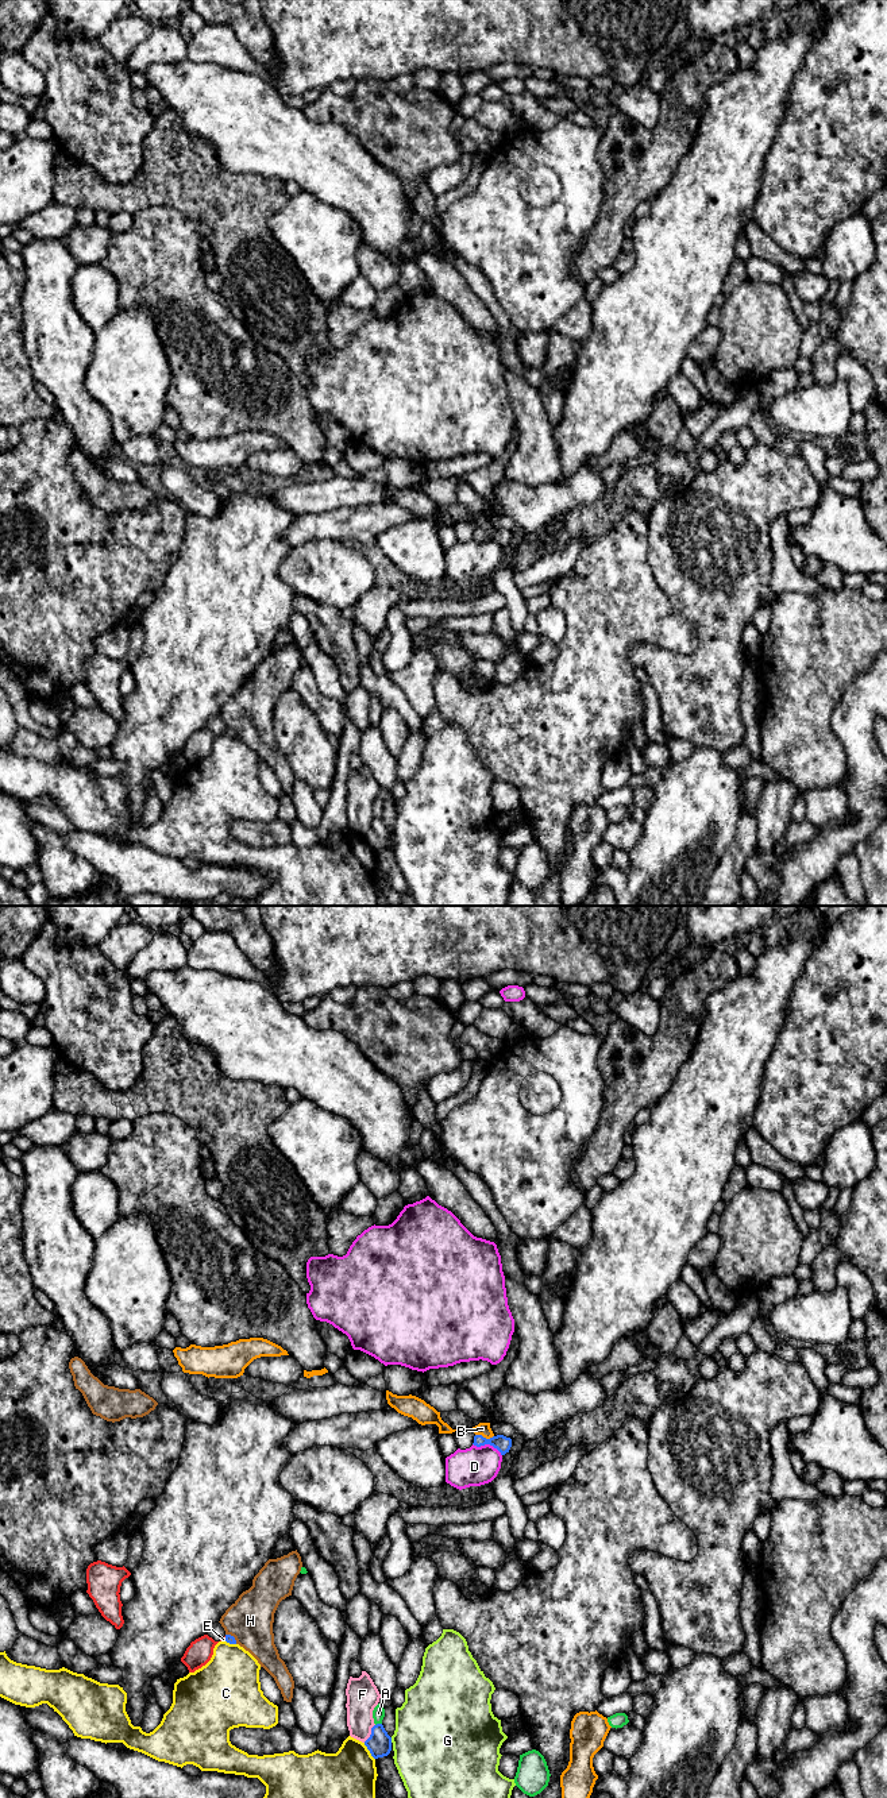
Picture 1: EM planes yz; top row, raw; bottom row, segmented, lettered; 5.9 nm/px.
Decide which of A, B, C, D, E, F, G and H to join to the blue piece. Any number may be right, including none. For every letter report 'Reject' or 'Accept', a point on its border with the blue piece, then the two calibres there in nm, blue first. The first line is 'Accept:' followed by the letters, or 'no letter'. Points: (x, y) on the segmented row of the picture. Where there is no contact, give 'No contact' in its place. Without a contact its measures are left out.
Accept: E
A: Reject. Touches blue at yz (378, 1724). Thickness 140 nm (blue) against 80 nm
B: Reject. Touches blue at yz (485, 1438). Thickness 90 nm (blue) against 80 nm
C: Reject. Touches blue at yz (369, 1750). Thickness 140 nm (blue) against 300 nm
D: Reject. Touches blue at yz (488, 1443). Thickness 90 nm (blue) against 240 nm
E: Accept. Touches blue at yz (226, 1639). Thickness 50 nm (blue) against 20 nm
F: Reject. Touches blue at yz (371, 1733). Thickness 140 nm (blue) against 190 nm
G: Reject. Touches blue at yz (390, 1740). Thickness 140 nm (blue) against 480 nm
H: Reject. Touches blue at yz (232, 1636). Thickness 50 nm (blue) against 280 nm

